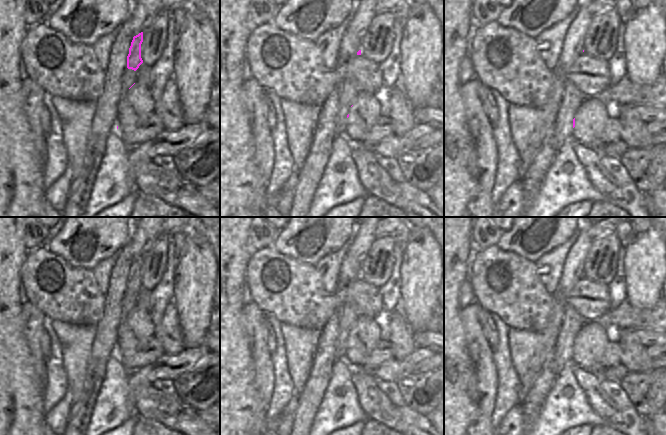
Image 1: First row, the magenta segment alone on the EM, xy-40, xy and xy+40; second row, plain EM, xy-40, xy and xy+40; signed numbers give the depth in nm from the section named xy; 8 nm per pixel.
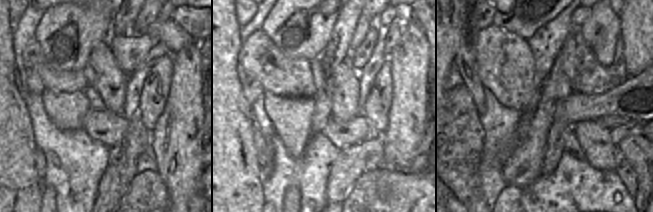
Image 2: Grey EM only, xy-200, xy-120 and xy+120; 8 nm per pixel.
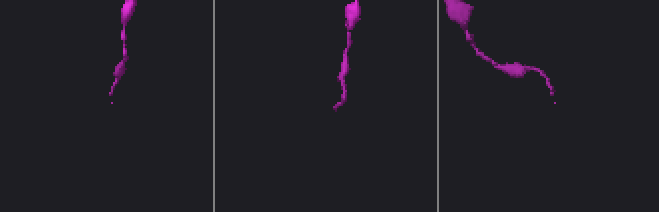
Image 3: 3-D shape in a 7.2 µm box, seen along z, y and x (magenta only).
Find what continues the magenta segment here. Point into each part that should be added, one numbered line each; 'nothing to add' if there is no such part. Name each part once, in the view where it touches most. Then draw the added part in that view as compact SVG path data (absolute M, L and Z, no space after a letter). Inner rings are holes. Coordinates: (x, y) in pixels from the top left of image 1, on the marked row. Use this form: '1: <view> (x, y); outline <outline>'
1: xy-40 (144, 74); outline M144 63L136 71L126 67L121 82L121 95L124 95L134 83L142 83L151 88L153 84L151 67Z

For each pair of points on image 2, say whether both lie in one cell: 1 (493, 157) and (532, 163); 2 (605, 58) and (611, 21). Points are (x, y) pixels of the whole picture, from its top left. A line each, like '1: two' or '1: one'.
1: two
2: one

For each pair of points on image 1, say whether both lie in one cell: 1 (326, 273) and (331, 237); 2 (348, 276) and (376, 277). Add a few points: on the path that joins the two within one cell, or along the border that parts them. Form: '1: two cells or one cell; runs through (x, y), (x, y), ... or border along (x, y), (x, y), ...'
1: two cells; border along (348, 240), (335, 250), (322, 256), (313, 265)
2: two cells; border along (368, 251), (361, 262), (361, 271), (359, 273)

